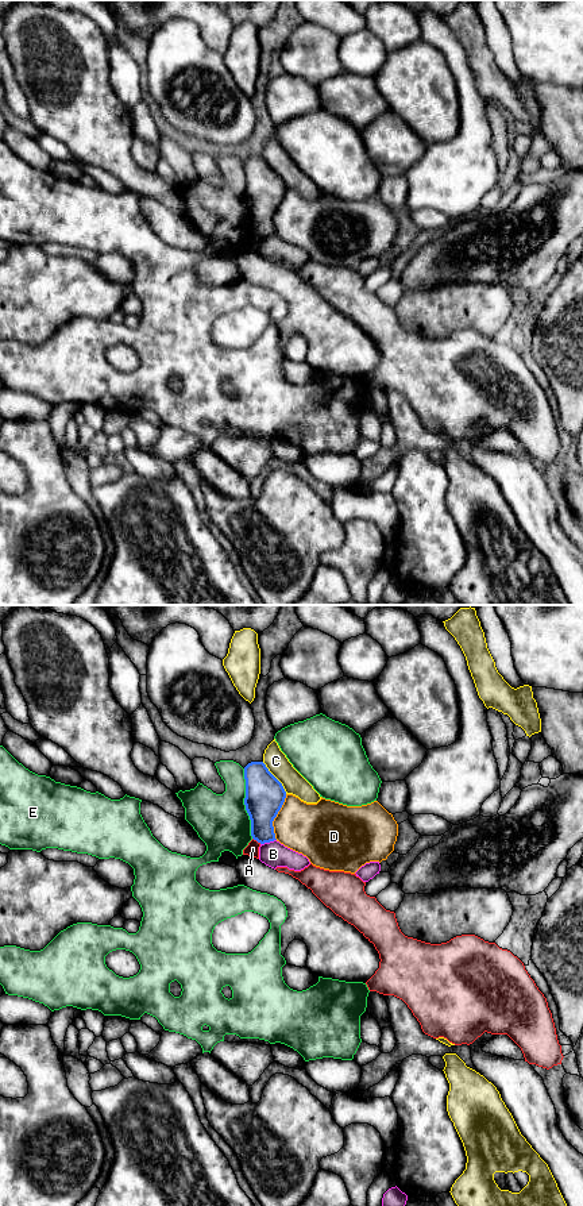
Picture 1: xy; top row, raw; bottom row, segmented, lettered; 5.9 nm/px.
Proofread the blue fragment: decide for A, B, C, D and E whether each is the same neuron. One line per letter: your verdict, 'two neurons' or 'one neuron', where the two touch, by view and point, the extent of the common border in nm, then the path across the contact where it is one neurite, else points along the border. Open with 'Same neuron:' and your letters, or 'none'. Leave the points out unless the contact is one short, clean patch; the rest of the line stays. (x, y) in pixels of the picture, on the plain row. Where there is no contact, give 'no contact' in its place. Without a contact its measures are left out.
Same neuron: none
A: two neurons; meets blue in xy at (257, 235); contact 70 nm long; border along xy (253, 232), (261, 238)
B: two neurons; meets blue in xy at (267, 237); contact 100 nm long
C: two neurons; meets blue in xy at (275, 173); contact 240 nm long
D: two neurons; meets blue in xy at (275, 211); contact 280 nm long
E: two neurons; meets blue in xy at (244, 199); contact 420 nm long

